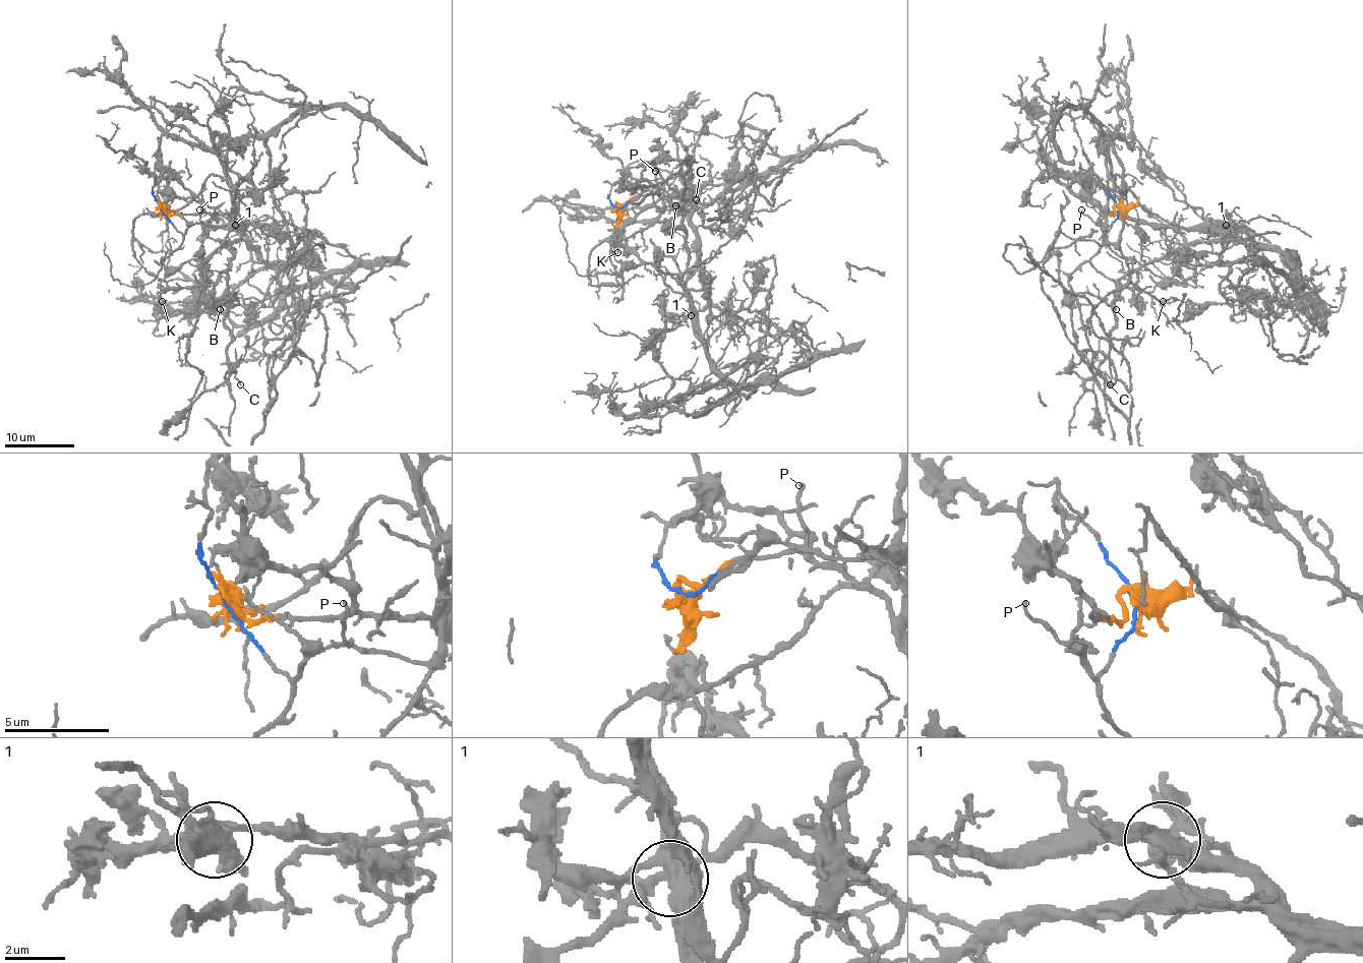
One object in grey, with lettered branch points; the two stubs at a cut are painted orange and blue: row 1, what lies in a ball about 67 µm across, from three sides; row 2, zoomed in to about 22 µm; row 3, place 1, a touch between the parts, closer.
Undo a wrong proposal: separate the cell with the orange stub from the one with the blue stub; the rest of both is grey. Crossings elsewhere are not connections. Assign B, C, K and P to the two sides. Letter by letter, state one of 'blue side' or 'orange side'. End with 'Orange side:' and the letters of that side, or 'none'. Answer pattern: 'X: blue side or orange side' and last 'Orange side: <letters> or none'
B: orange side
C: orange side
K: blue side
P: blue side
Orange side: B, C

